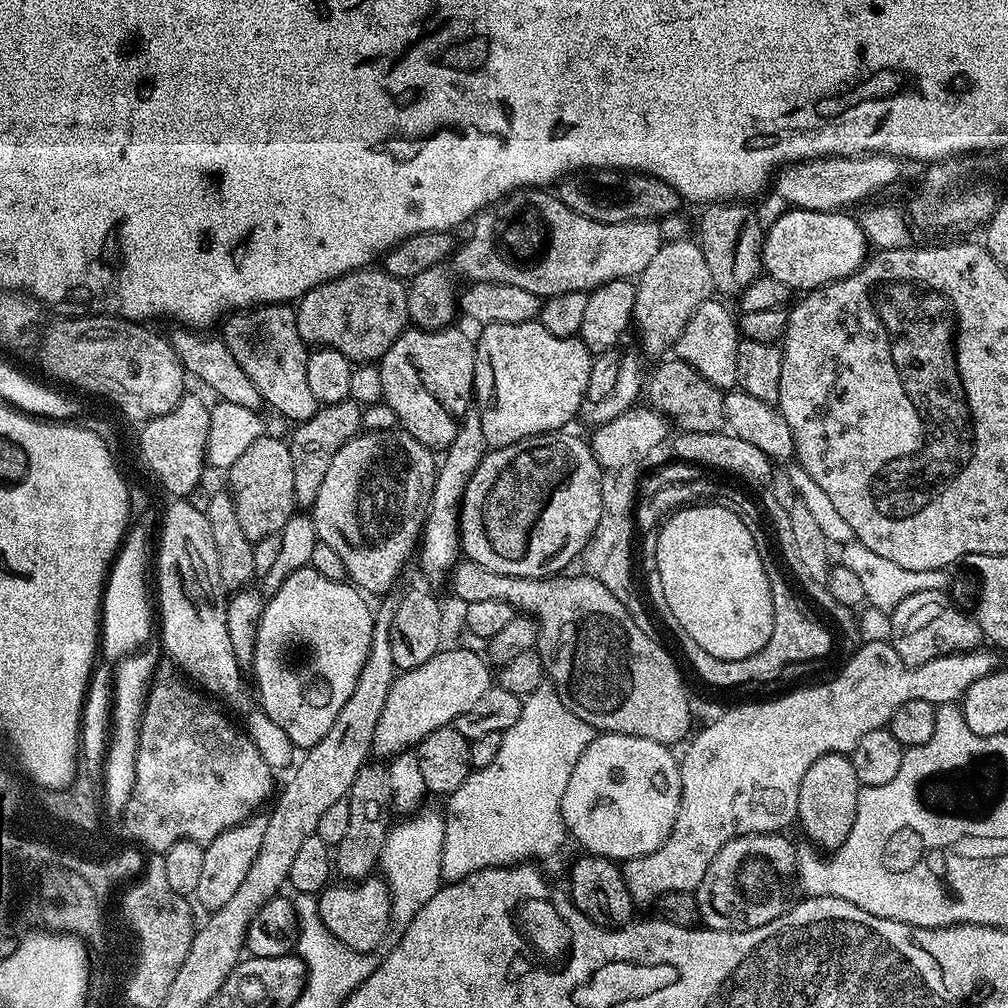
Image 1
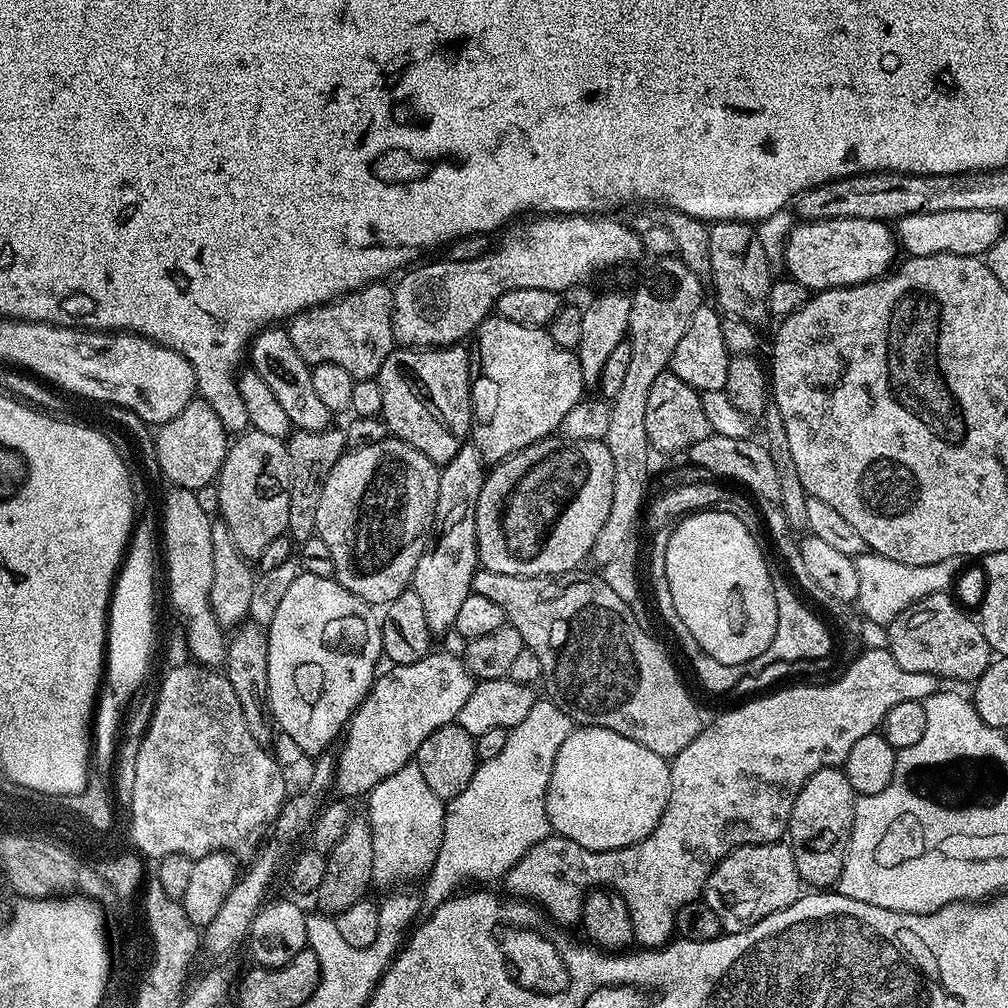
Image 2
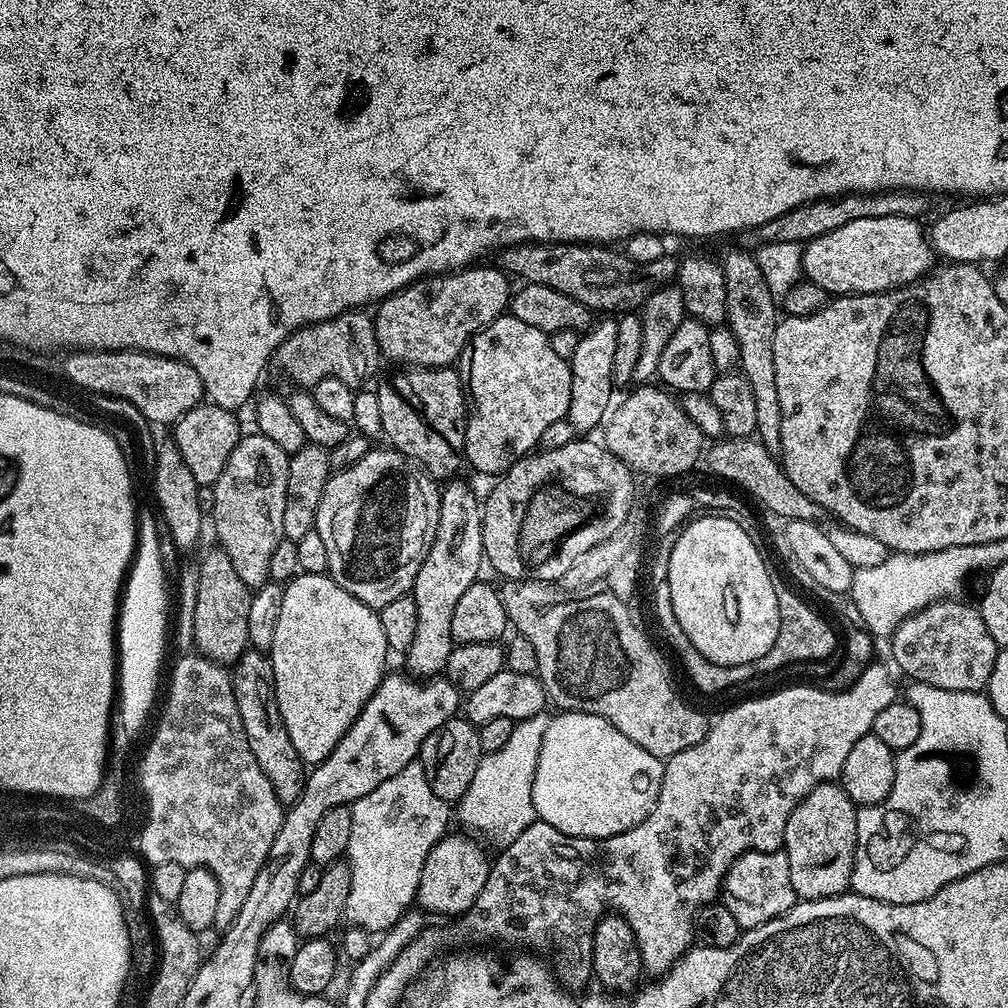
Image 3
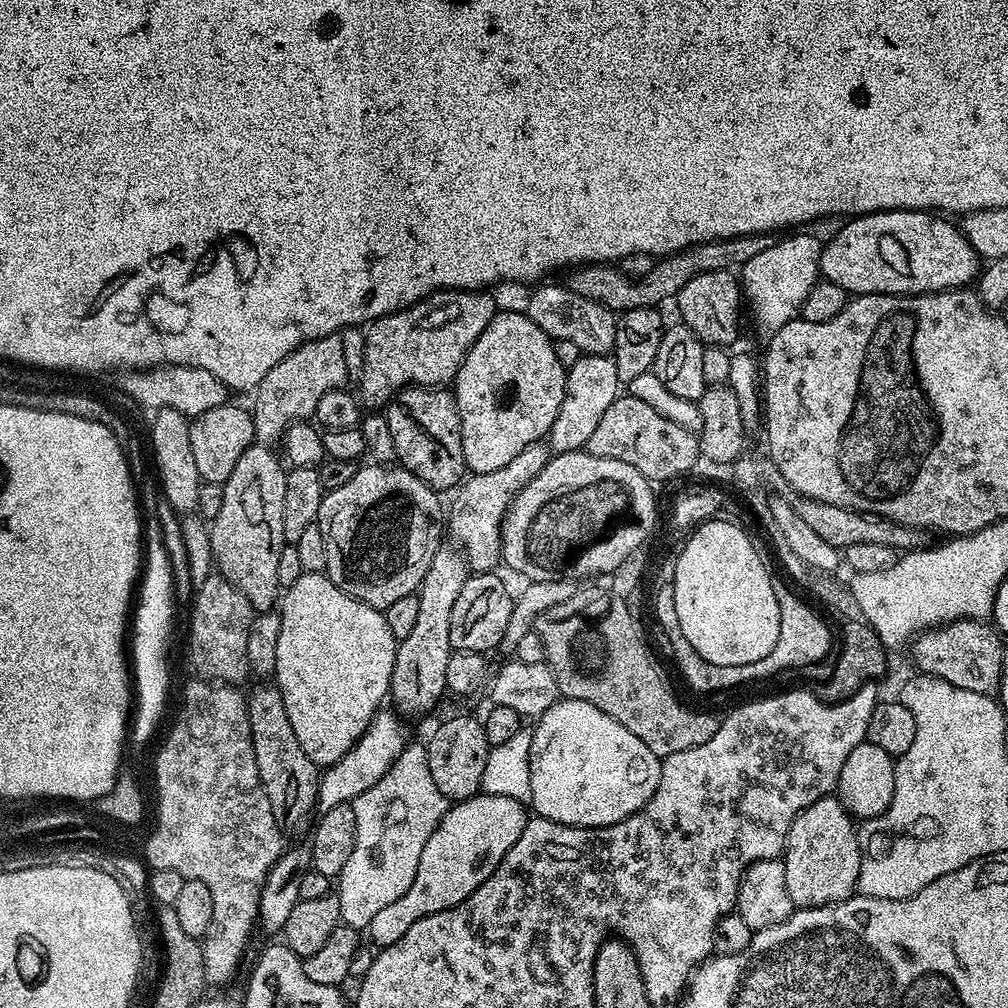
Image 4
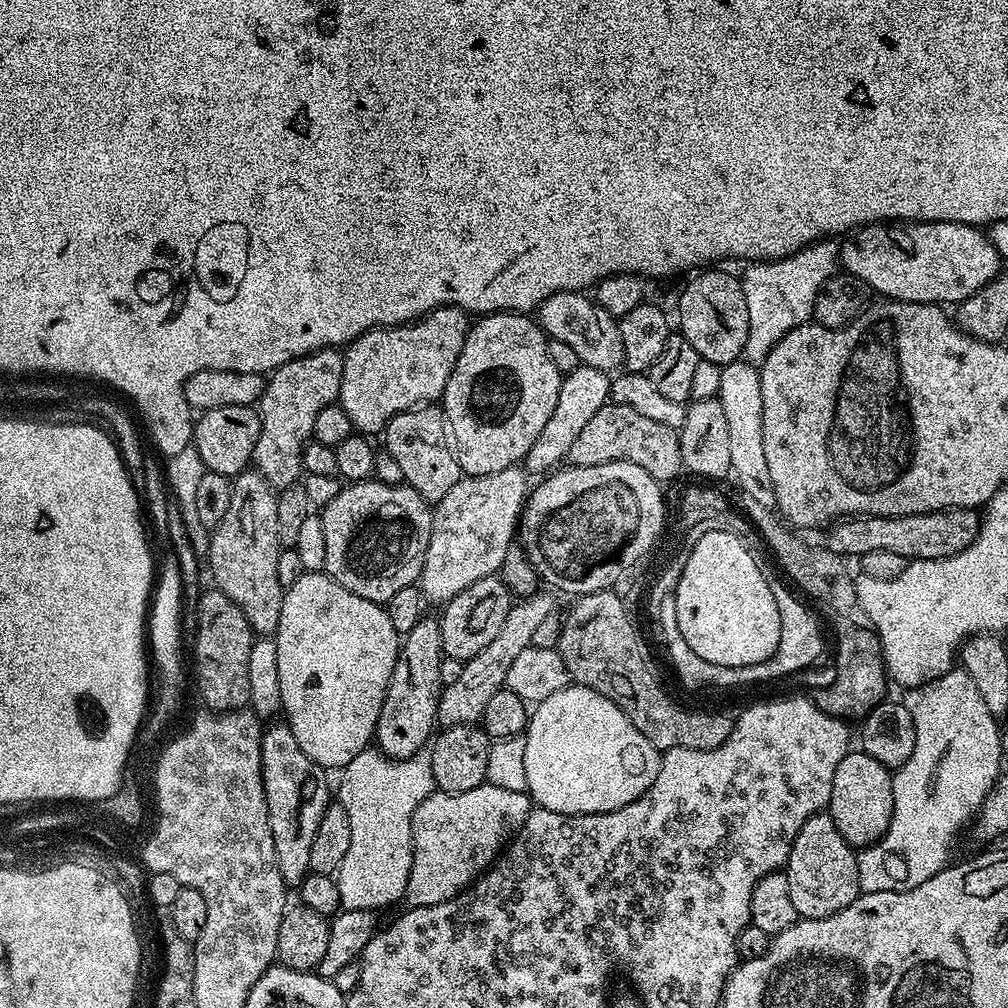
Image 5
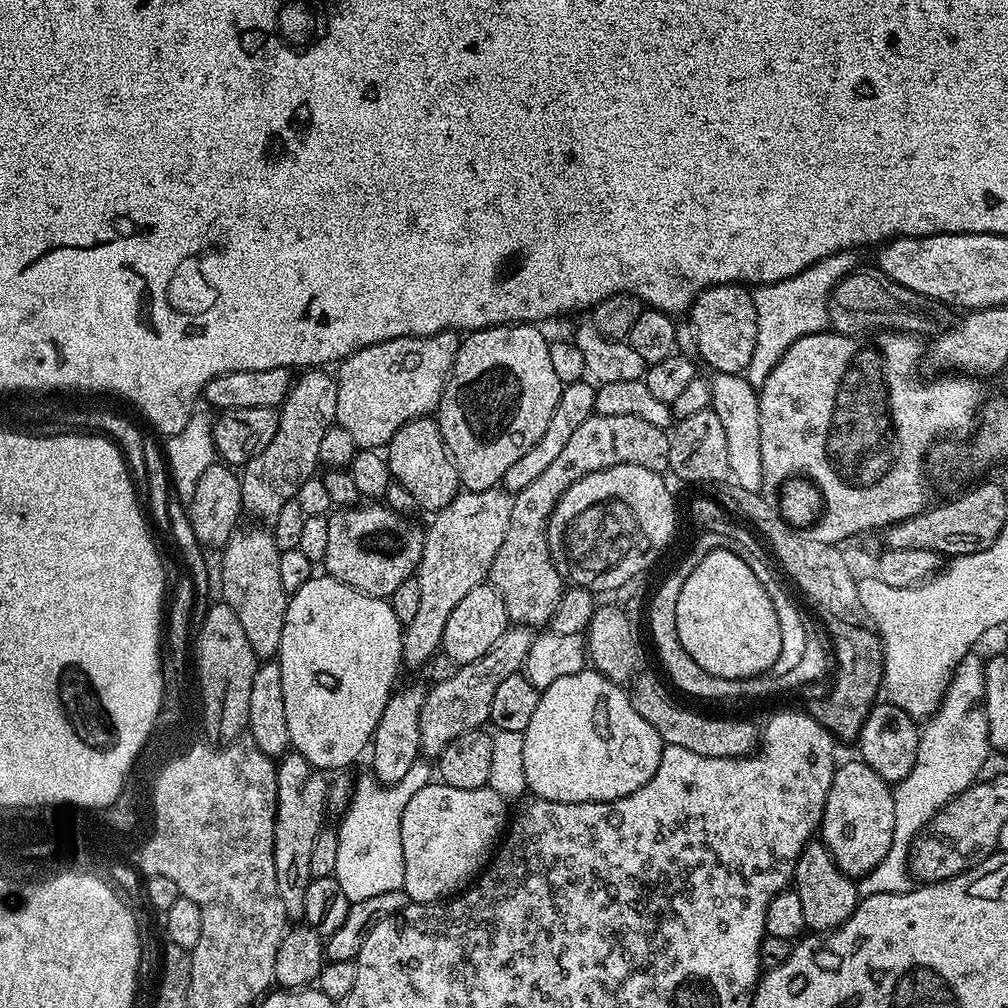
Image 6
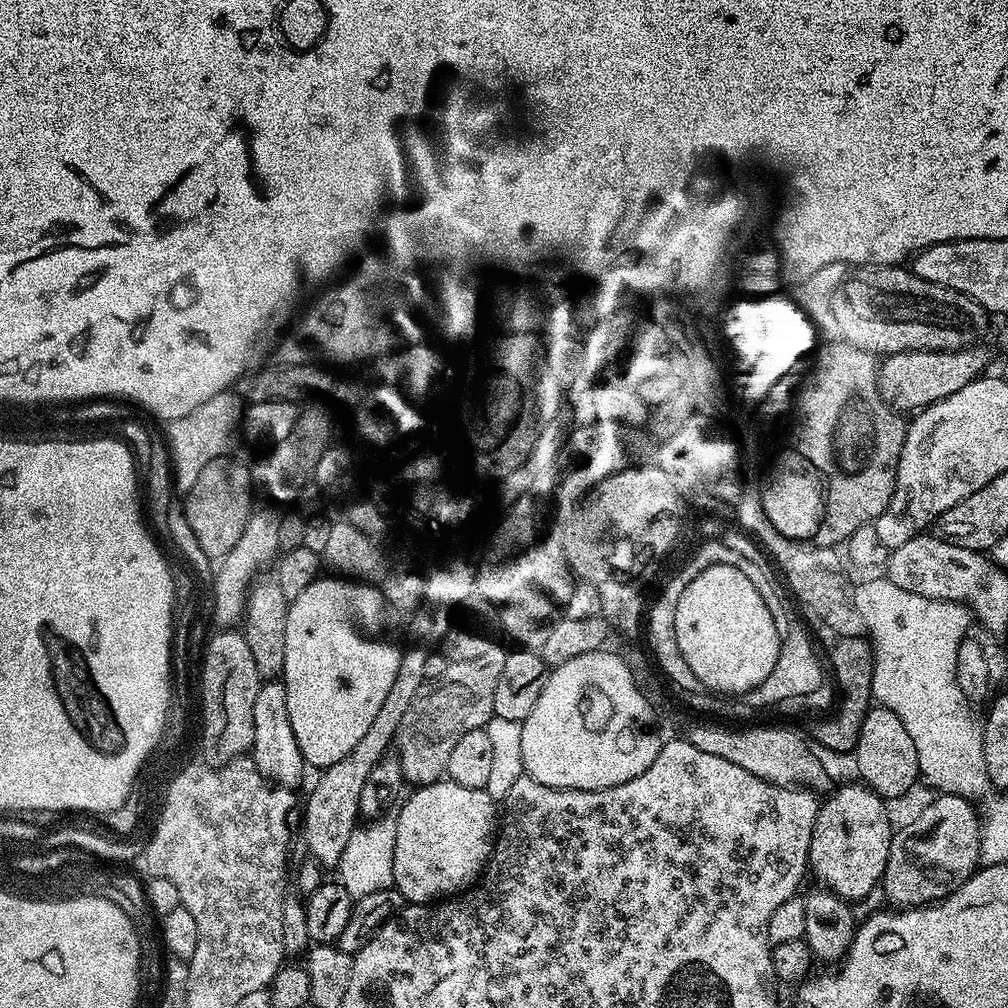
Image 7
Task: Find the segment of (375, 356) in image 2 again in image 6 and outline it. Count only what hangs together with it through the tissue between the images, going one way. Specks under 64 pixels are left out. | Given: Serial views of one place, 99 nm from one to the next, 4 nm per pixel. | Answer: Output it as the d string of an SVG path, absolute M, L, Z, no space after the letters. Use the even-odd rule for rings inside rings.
M313 366L301 371L295 377L292 389L288 391L288 397L278 409L280 413L278 434L274 434L270 446L266 446L266 450L262 450L262 454L250 458L250 462L243 465L242 471L239 473L240 489L244 499L243 511L245 513L253 512L260 519L257 521L271 522L278 518L278 510L282 510L282 506L286 506L288 500L297 499L301 495L302 489L308 481L317 475L316 468L318 469L320 464L318 442L322 442L326 430L336 424L337 406L338 386L335 375L331 371L320 366Z

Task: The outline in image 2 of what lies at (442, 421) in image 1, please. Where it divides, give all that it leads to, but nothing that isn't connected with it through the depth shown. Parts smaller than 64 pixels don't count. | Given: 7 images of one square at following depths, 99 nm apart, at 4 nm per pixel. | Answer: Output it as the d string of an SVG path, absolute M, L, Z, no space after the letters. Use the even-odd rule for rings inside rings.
M463 343L447 348L393 347L380 367L378 381L382 394L382 419L395 439L414 446L443 466L462 450L472 430L472 376L470 352Z

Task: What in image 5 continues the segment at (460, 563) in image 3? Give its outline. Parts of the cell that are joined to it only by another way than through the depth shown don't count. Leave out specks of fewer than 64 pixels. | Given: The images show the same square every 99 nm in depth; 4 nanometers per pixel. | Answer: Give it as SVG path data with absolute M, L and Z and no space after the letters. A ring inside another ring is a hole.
M432 614L414 626L403 637L400 653L386 686L386 698L378 714L374 744L392 760L405 760L422 750L433 739L438 728L440 694L445 687L442 682L444 647L440 633L440 621Z

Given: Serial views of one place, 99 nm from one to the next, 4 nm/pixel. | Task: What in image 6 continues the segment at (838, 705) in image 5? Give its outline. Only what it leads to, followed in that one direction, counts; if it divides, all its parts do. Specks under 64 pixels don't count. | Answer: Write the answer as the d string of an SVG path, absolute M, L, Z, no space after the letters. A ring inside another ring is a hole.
M819 610L818 618L823 622L831 640L834 642L834 652L836 654L836 680L828 696L812 699L806 705L806 711L819 725L822 725L831 735L838 739L855 741L861 732L861 727L865 724L869 716L869 710L877 703L877 694L880 694L884 679L884 651L879 635L869 627L854 627L840 621L834 614L827 613L826 610Z

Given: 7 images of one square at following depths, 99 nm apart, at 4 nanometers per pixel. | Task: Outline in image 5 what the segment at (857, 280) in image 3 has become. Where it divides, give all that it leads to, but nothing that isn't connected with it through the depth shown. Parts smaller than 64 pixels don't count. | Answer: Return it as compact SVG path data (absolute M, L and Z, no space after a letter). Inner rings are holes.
M877 222L869 224L863 228L855 229L847 237L848 241L843 241L840 249L840 264L853 276L853 281L861 280L868 288L873 288L876 292L881 292L881 297L887 298L892 302L903 302L906 304L939 304L941 306L959 305L961 300L970 298L978 290L990 283L1002 271L1002 261L998 250L989 242L987 235L979 227L970 224L955 224L954 222Z

